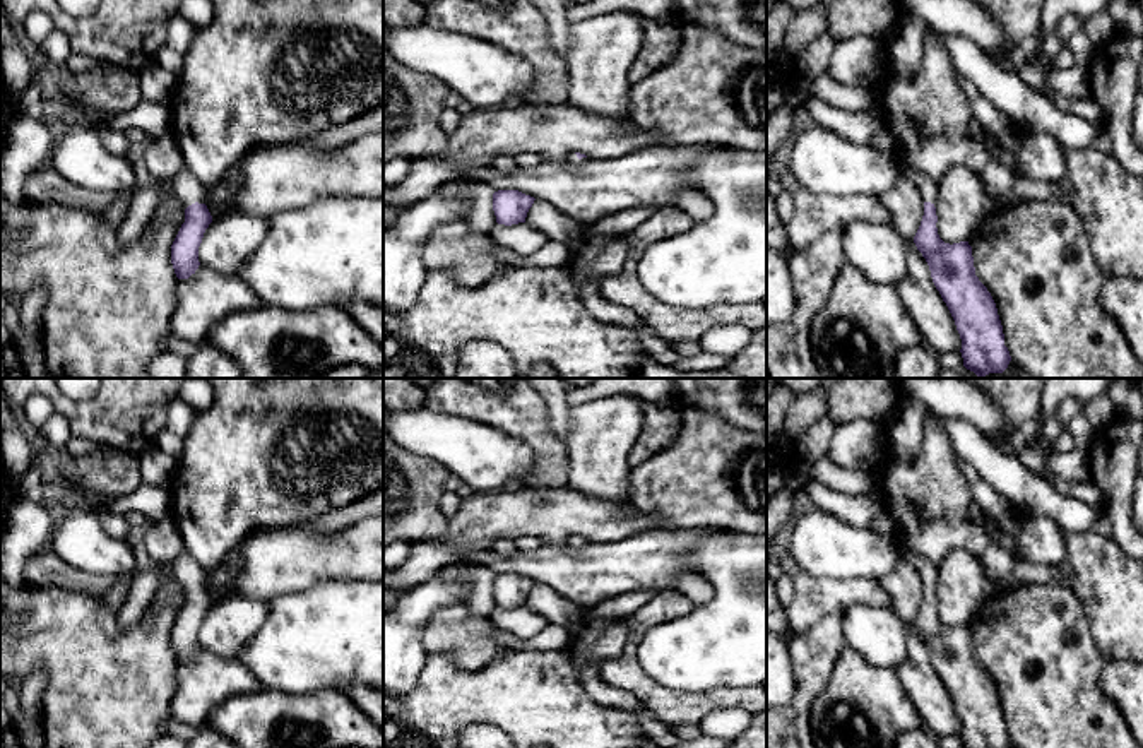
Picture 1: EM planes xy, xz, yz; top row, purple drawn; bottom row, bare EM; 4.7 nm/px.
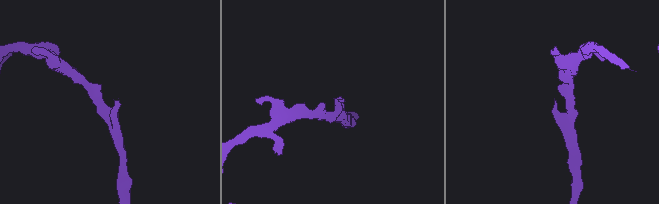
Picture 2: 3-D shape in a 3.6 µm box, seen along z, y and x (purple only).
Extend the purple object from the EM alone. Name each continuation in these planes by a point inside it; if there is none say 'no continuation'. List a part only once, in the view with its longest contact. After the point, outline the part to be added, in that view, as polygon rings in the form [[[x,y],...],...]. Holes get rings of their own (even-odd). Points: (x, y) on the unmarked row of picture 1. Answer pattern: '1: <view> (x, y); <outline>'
1: xy (189, 572); [[[183,548],[178,558],[171,563],[173,573],[183,585],[185,592],[195,585],[204,587],[207,570]]]

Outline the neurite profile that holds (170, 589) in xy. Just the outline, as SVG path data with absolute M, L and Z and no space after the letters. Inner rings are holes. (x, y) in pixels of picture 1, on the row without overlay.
M159 579L159 585L149 601L147 609L154 613L166 603L183 606L185 589L176 579Z

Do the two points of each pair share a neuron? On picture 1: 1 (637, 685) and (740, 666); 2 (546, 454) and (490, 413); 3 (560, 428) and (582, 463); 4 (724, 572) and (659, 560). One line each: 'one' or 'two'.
1: two
2: one
3: two
4: two

